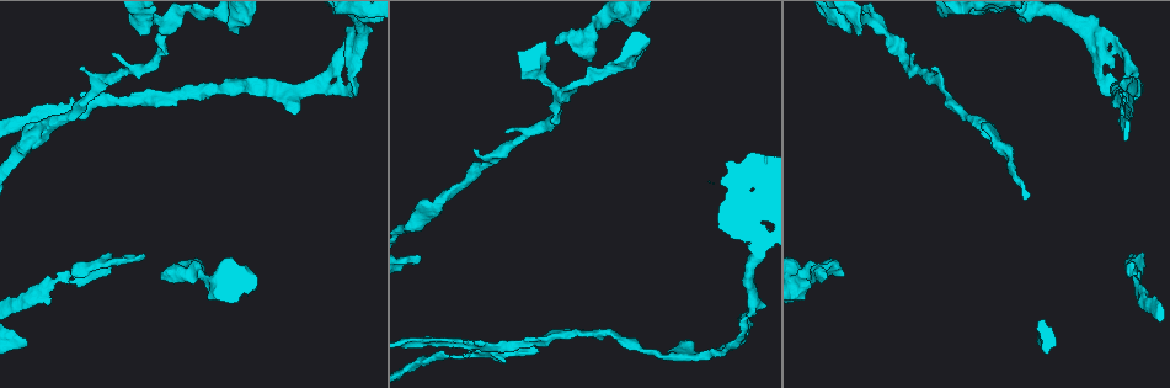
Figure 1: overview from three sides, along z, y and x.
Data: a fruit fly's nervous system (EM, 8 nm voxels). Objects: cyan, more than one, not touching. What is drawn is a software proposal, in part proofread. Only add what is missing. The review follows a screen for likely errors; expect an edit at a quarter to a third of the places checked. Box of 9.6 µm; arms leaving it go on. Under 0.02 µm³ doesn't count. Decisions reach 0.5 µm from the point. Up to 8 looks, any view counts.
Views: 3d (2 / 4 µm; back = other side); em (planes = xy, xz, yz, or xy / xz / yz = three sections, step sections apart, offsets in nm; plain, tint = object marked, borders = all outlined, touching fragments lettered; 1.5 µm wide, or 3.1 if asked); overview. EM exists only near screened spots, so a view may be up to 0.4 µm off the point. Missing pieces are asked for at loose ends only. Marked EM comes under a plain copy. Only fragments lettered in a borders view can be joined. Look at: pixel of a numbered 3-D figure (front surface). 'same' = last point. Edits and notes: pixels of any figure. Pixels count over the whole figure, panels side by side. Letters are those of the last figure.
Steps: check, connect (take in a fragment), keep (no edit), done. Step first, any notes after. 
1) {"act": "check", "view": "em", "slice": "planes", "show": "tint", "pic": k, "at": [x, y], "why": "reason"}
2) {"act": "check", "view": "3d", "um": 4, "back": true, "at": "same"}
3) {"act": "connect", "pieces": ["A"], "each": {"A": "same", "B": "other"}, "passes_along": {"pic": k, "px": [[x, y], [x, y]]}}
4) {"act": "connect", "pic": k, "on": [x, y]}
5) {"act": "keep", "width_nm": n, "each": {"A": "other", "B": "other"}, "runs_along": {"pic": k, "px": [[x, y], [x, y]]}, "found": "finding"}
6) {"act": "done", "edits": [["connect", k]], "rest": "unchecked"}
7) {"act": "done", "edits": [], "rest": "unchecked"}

{"act": "check", "view": "3d", "um": 4, "pic": 1, "at": [934, 69], "why": "free end"}

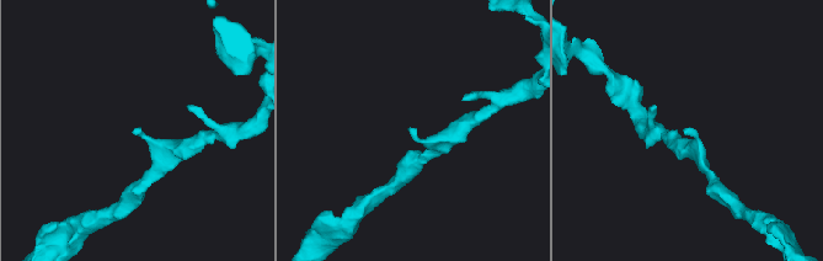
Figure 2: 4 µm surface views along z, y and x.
{"act": "check", "view": "em", "slice": "planes", "show": "borders", "pic": 2, "at": [684, 131], "why": "now the EM"}

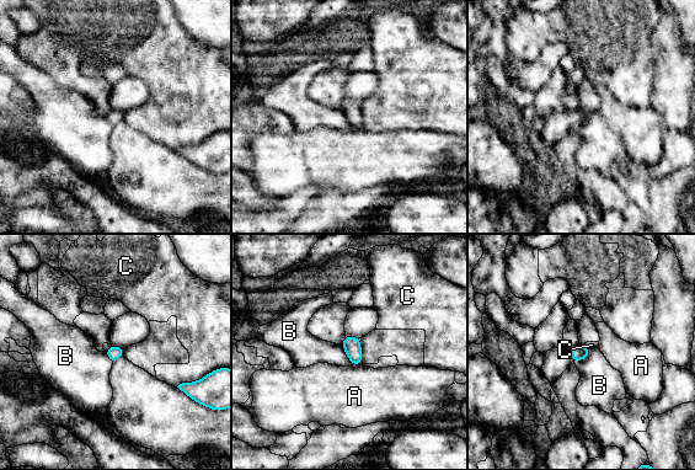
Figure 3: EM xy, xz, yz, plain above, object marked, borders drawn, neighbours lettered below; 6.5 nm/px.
{"act": "keep", "each": {"A": "other", "B": "other", "C": "other"}, "border": {"pic": 3, "px": [[193, 380], [180, 383], [176, 386]]}, "found": "none of them fits"}

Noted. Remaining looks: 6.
{"act": "check", "view": "3d", "um": 2, "back": true, "pic": 1, "at": [842, 272], "why": "branch stops here"}

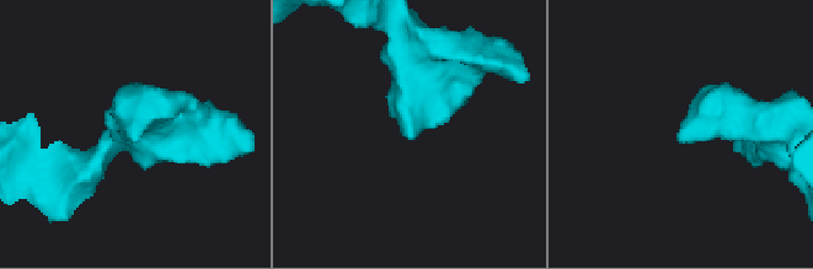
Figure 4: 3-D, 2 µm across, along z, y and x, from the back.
{"act": "check", "view": "em", "slice": "yz", "step": 4, "show": "borders", "pic": 4, "at": [409, 138], "why": "now the EM"}

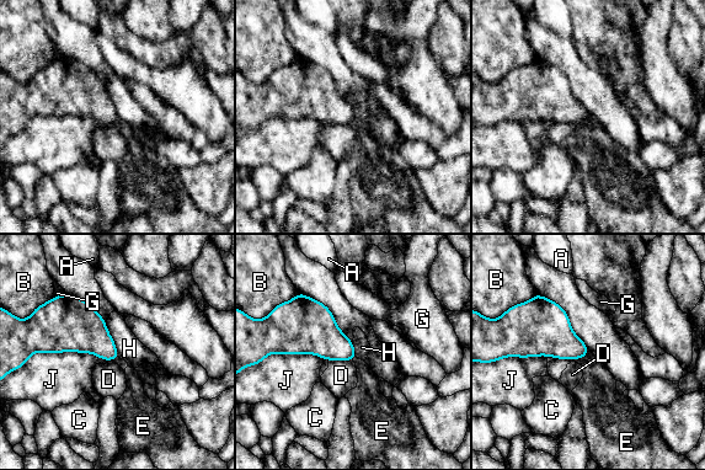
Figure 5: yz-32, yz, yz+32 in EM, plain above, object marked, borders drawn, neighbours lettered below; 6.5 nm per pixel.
{"act": "check", "view": "em", "slice": "planes", "show": "borders", "at": "same", "why": "another direction"}

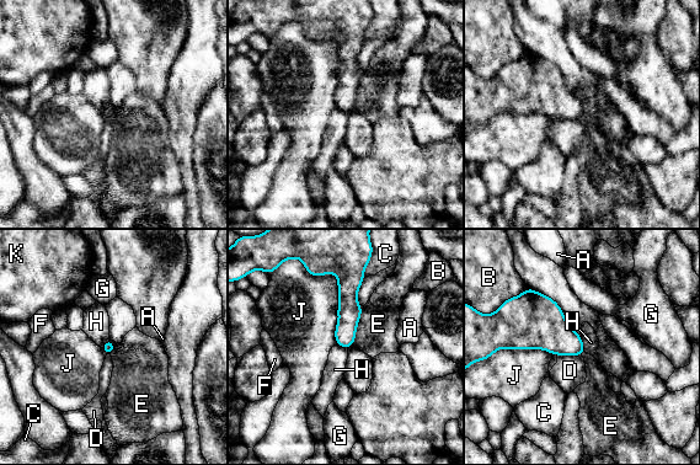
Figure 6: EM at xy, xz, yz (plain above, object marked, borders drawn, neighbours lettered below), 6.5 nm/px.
{"act": "keep", "each": {"A": "other", "B": "other", "C": "other", "D": "other", "E": "other", "F": "other", "G": "other", "H": "other", "J": "other", "K": "other"}, "border": {"pic": 6, "px": [[581, 338], [586, 352]]}, "found": "no lettered fragment goes on from it"}

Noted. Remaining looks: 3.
{"act": "check", "view": "3d", "um": 4, "pic": 1, "at": [420, 261], "why": "free end"}

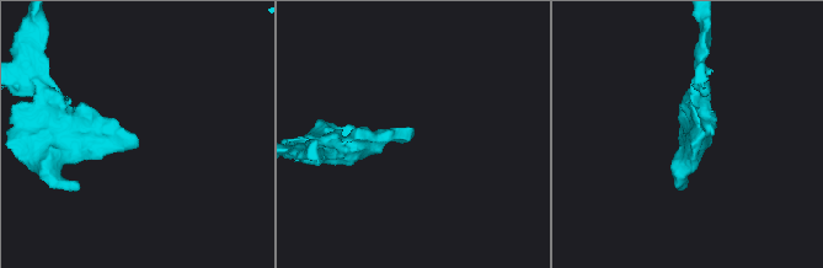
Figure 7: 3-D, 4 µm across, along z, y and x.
{"act": "check", "view": "em", "slice": "yz", "step": 4, "show": "tint", "pic": 7, "at": [683, 141]}

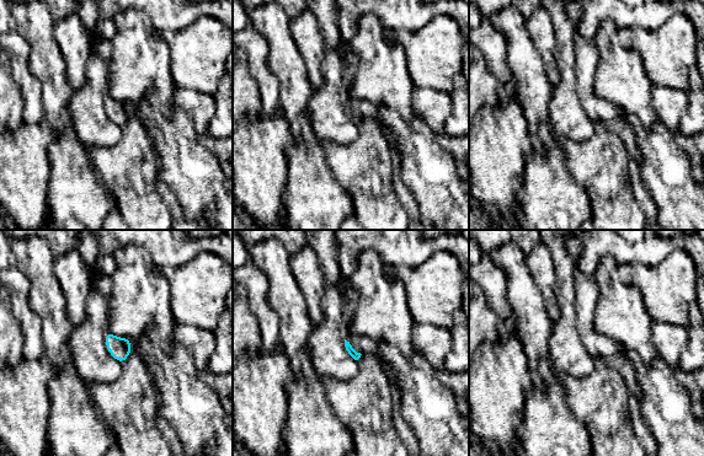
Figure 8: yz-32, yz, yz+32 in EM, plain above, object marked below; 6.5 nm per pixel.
{"act": "check", "view": "em", "slice": "planes", "show": "borders", "at": "same", "why": "cut it another way"}

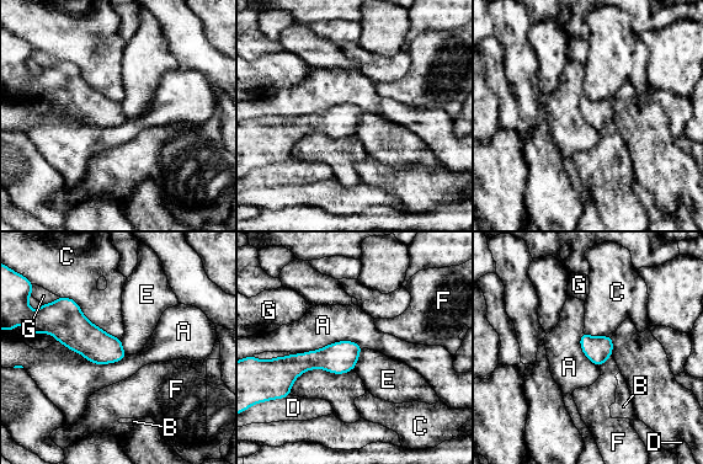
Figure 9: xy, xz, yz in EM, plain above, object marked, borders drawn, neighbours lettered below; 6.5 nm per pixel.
{"act": "keep", "longest_contact_nm": ["C", 480], "each": {"A": "other", "B": "other", "C": "other", "D": "other", "E": "other", "F": "other", "G": "other"}, "found": "none of them fits"}

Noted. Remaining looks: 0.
{"act": "done", "edits": [], "rest": "unchecked"}

